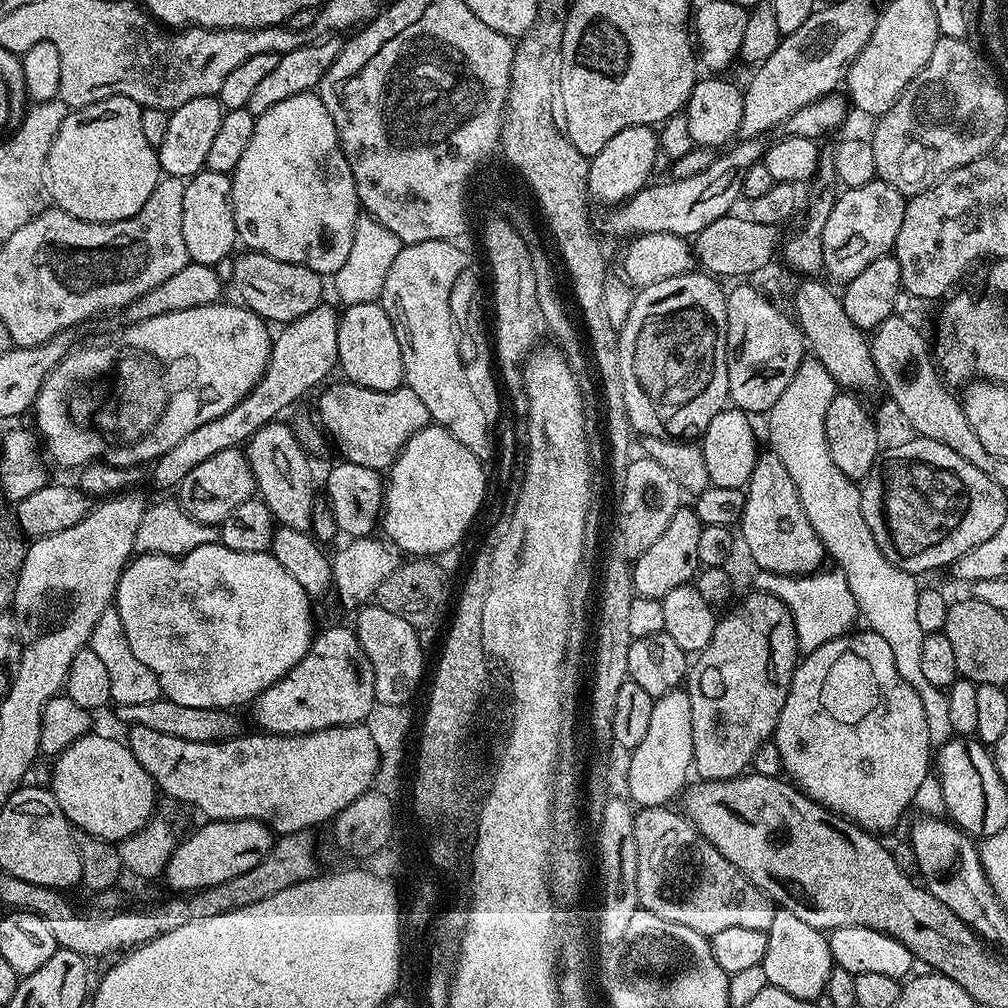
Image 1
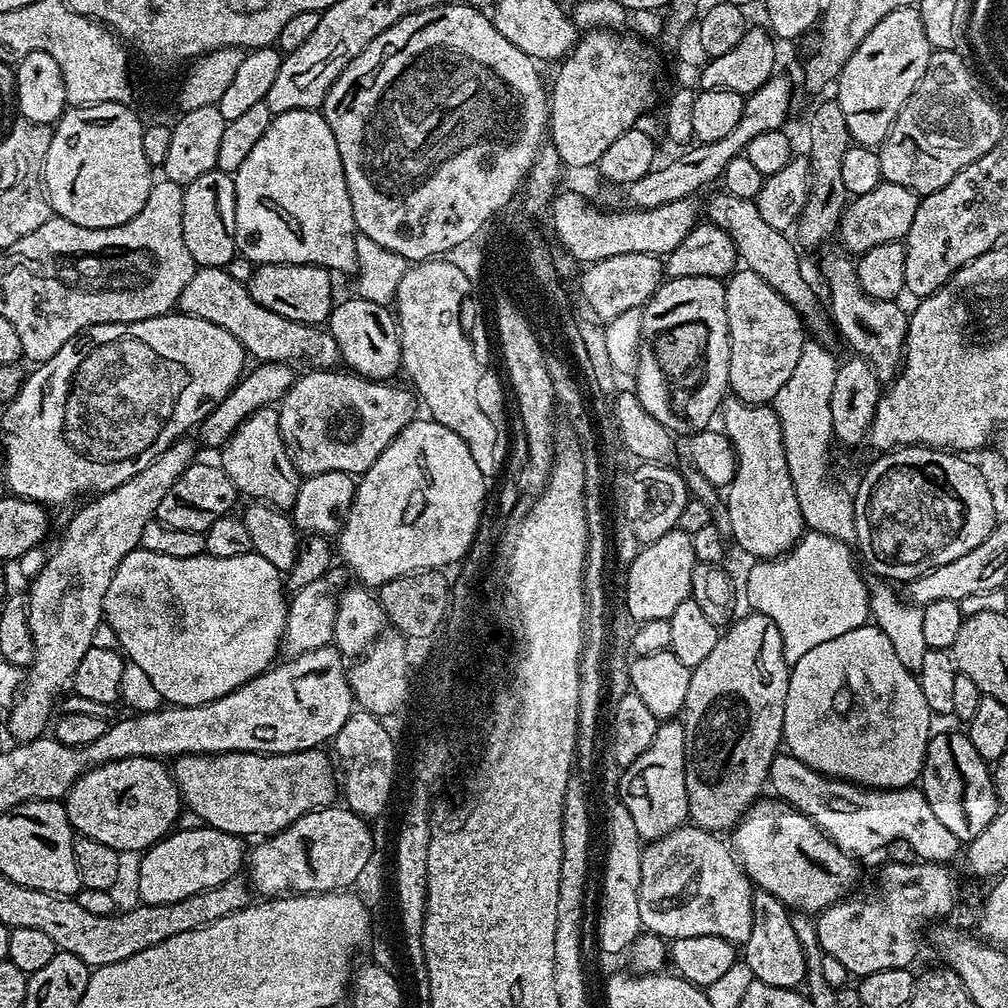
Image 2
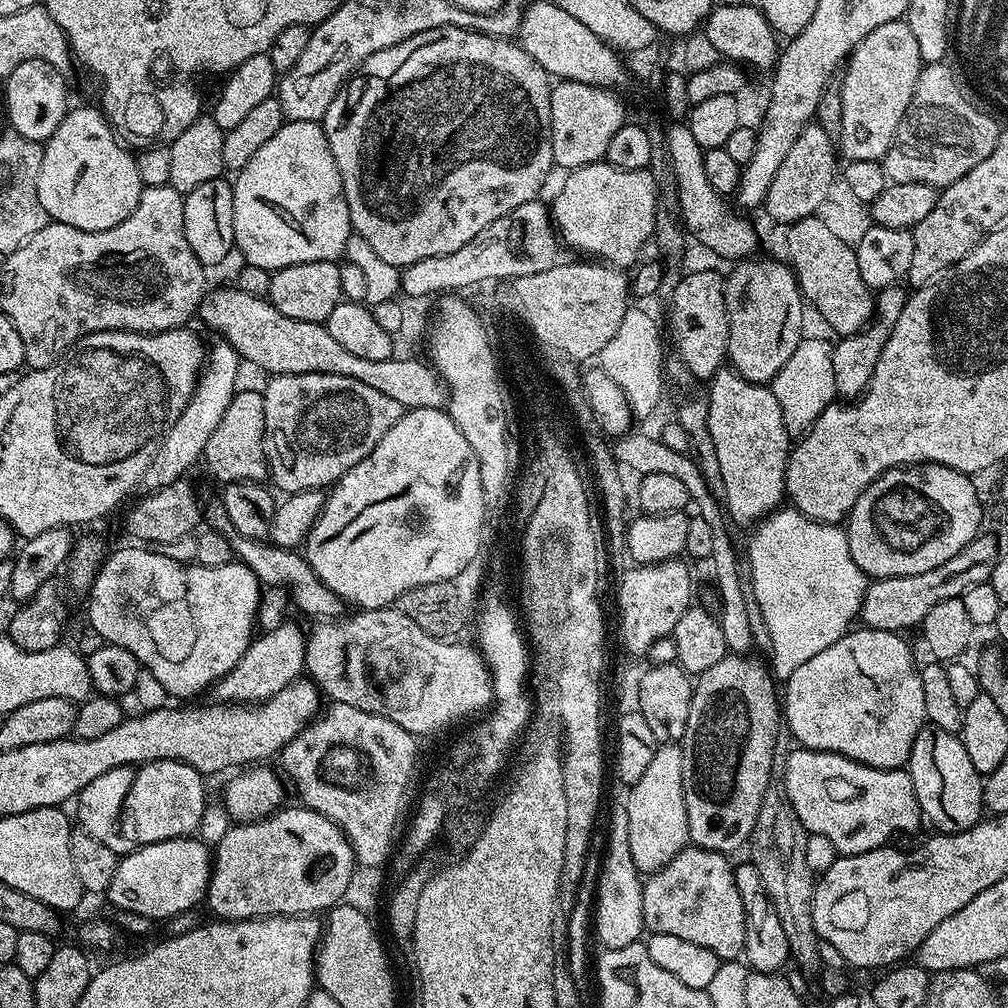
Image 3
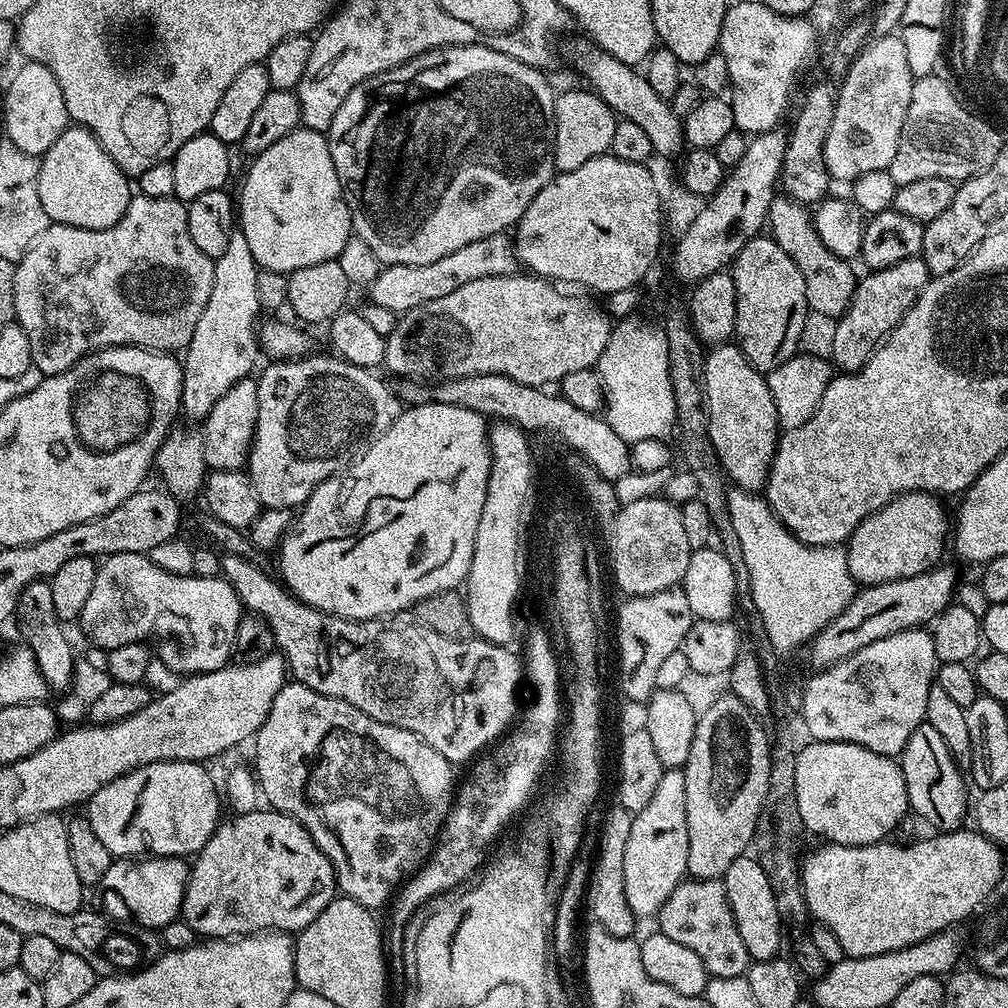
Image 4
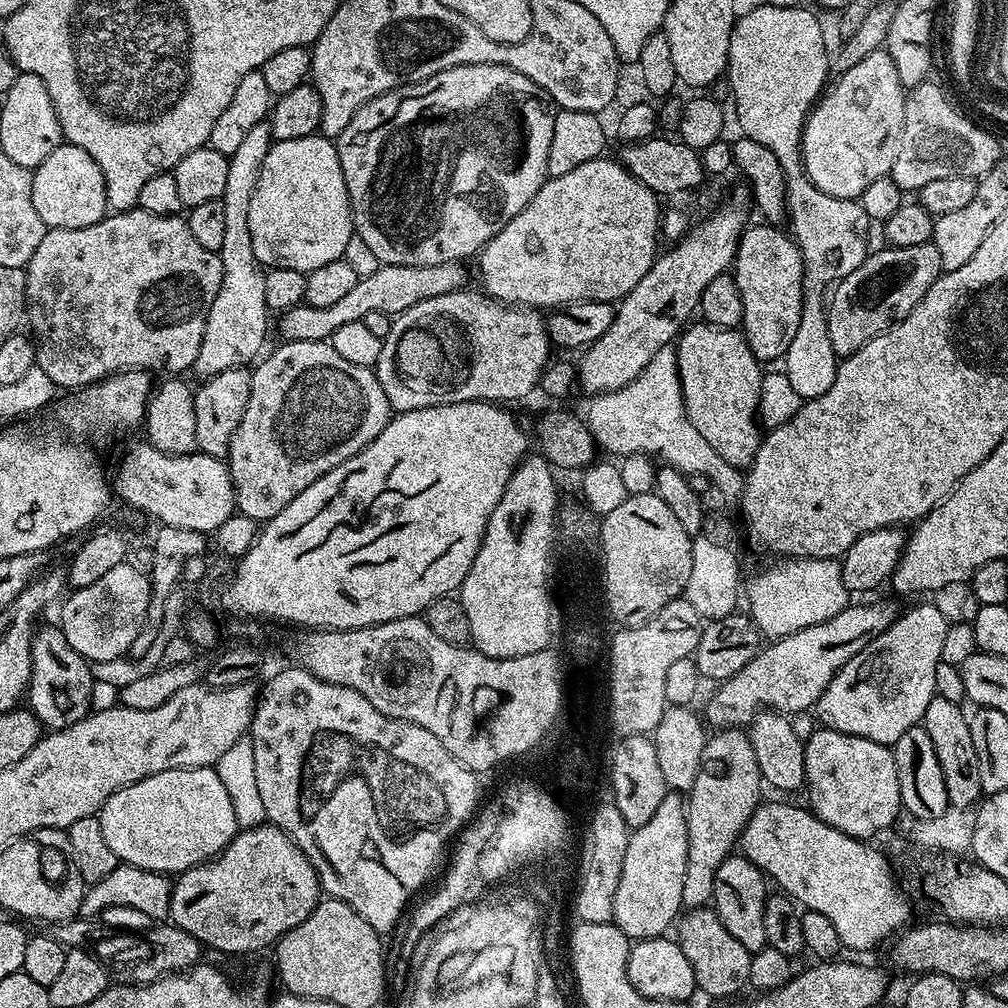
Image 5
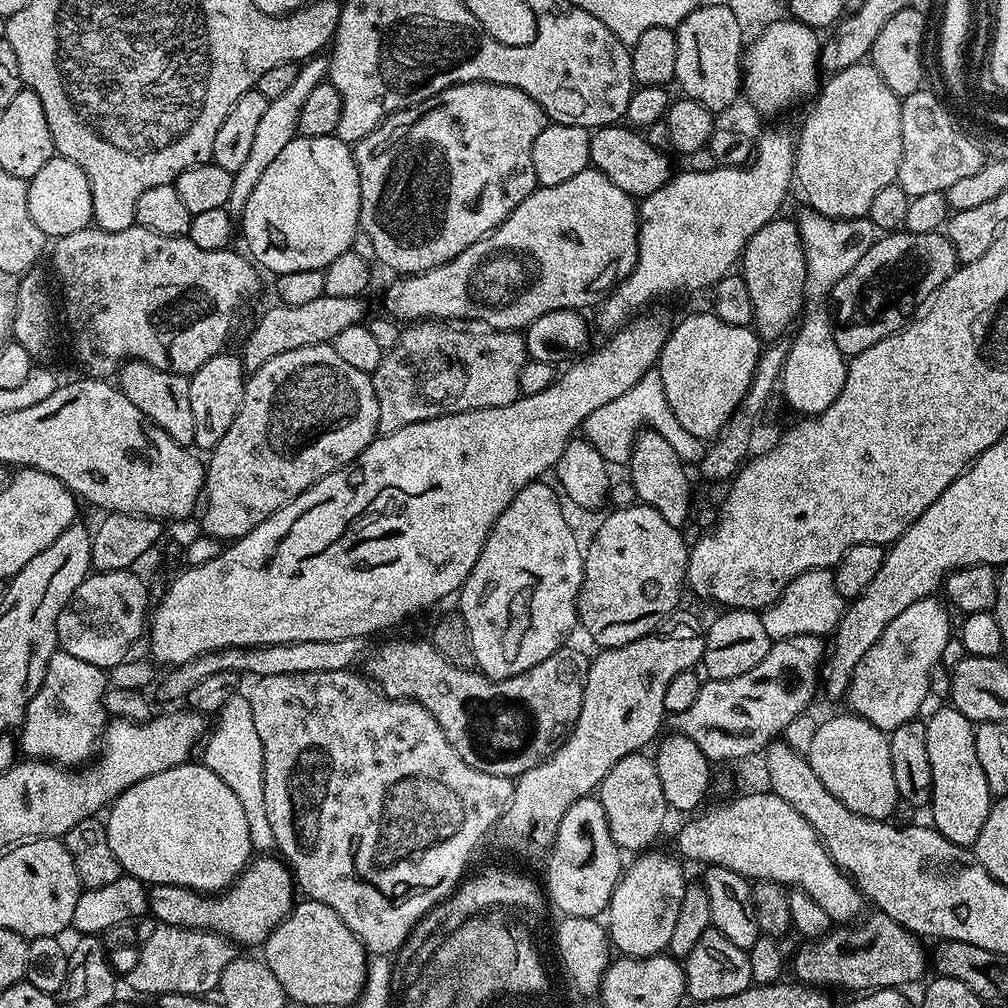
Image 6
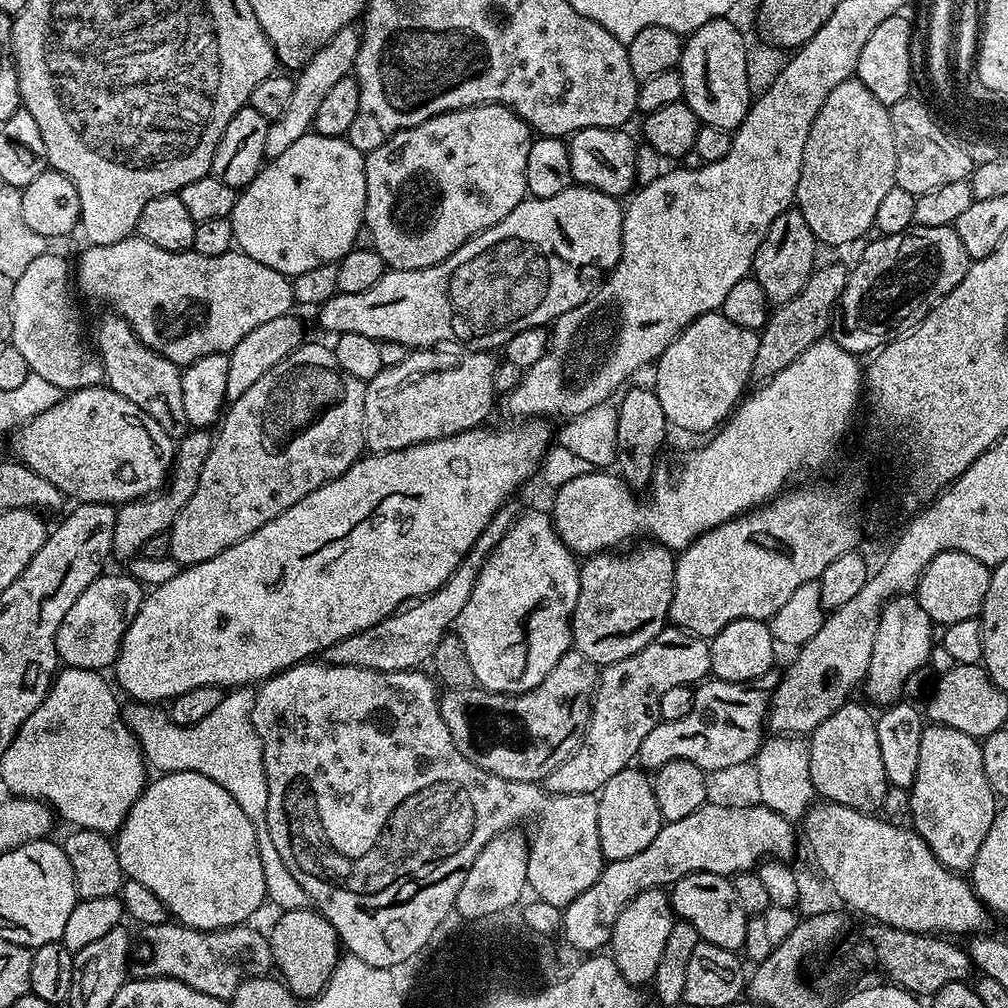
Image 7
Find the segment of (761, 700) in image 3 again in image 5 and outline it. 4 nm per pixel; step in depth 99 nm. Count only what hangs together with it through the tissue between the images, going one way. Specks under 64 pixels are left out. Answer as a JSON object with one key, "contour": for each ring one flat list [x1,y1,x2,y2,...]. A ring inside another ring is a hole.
{"contour":[[740,726,713,731,702,750,698,778,694,778,694,786,686,794,688,857,686,878,682,882,685,909,702,908,711,901,718,866,722,866,724,859,733,855,739,845,740,835,761,803,760,788,758,758,754,756,754,746,747,731]]}

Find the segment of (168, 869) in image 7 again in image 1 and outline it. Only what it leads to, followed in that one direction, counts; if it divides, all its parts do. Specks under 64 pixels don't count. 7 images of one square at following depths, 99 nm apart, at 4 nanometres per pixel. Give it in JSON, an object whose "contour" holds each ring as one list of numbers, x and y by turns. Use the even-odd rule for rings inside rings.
{"contour":[[89,734,78,738,66,751,55,757,52,768,52,784,50,791,58,802,62,814,67,818,73,829,86,833,87,836,97,836,99,840,119,842,142,831,153,819,152,811,156,808,158,789,156,783,138,766,127,743,111,740,108,736]]}

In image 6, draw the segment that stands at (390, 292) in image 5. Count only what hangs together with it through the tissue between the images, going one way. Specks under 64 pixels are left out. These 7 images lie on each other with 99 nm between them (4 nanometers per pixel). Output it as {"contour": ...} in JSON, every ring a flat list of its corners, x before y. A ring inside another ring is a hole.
{"contour":[[319,296,314,302,305,302,303,306,286,306,277,303,276,308,268,308,260,316,260,321,252,328,248,341,244,344,242,359,249,373,259,370,270,358,278,358,278,354,286,354,286,350,298,350,302,346,326,344,342,334,346,326,354,326,365,319,364,296,354,298,330,298]]}

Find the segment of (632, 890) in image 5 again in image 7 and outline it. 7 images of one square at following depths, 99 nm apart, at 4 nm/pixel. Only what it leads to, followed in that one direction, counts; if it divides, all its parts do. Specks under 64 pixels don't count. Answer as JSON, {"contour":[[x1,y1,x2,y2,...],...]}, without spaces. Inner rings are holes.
{"contour":[[652,888,638,894,624,907,612,931,610,955,626,982,637,986,651,985,673,923,672,902,664,888]]}

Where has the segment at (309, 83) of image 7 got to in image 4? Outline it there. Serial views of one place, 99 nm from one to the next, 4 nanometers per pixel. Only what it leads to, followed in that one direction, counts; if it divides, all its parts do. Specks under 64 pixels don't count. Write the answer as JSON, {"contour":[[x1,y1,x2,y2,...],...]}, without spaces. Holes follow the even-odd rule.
{"contour":[[234,230,226,251,214,262,214,287,210,289,210,302,206,302,206,310,202,310,198,326,194,326,194,338,190,338,188,347,182,352,184,373,180,411,185,417,188,415,196,422,204,421,214,402,218,402,230,386,253,375,256,355,259,357,262,352,258,339,262,309,258,302,257,282,258,265,254,254,250,254,250,242,246,242,244,232]]}

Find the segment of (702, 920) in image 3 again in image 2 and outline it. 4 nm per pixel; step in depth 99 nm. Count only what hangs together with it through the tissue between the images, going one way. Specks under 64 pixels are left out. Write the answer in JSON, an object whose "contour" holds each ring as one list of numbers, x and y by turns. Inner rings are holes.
{"contour":[[681,826,670,834,643,845,642,878,638,886,638,914,645,933,663,936,671,942,678,938,714,936,726,938,731,944,743,946,750,938,752,925,752,894,754,885,748,879,733,849,719,835,705,828]]}

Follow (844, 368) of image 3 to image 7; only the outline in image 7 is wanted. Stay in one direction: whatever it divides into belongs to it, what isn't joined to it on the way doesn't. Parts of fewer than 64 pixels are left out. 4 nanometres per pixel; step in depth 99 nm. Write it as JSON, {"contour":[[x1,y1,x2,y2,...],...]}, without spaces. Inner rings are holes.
{"contour":[[916,224,904,232,889,236,877,235,875,239,867,241,869,244,861,250,856,265,851,265,848,281,840,295,838,315,830,332,831,339,842,346,842,350,853,354,875,354,891,340,897,340,899,336,918,327,935,304,946,298,946,294,950,294,950,290,954,290,954,286,962,282,962,278,966,278,970,263,966,246,962,246,962,241,958,239,955,227,952,226]]}

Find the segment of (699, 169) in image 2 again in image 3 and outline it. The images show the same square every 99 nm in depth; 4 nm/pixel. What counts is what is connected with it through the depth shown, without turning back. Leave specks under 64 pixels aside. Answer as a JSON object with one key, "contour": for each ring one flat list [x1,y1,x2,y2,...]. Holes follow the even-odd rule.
{"contour":[[601,162,571,169,565,176,560,193,550,200,559,239,569,249,585,252,585,257,599,258,613,268,631,269,641,259,640,247,649,243,655,230,654,179,648,169,626,170]]}

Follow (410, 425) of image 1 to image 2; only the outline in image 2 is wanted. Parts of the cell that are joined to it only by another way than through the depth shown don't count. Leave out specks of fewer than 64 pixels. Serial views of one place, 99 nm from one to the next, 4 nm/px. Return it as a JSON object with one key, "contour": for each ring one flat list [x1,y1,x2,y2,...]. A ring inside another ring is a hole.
{"contour":[[308,370,305,376,297,375,288,393,280,399,280,433,288,448,292,461,301,477,324,474,326,471,344,471,351,474,363,474,367,468,378,462,378,454,406,430,411,420,417,419,418,400,407,387,395,388,395,383,368,380,351,371,343,370]]}

